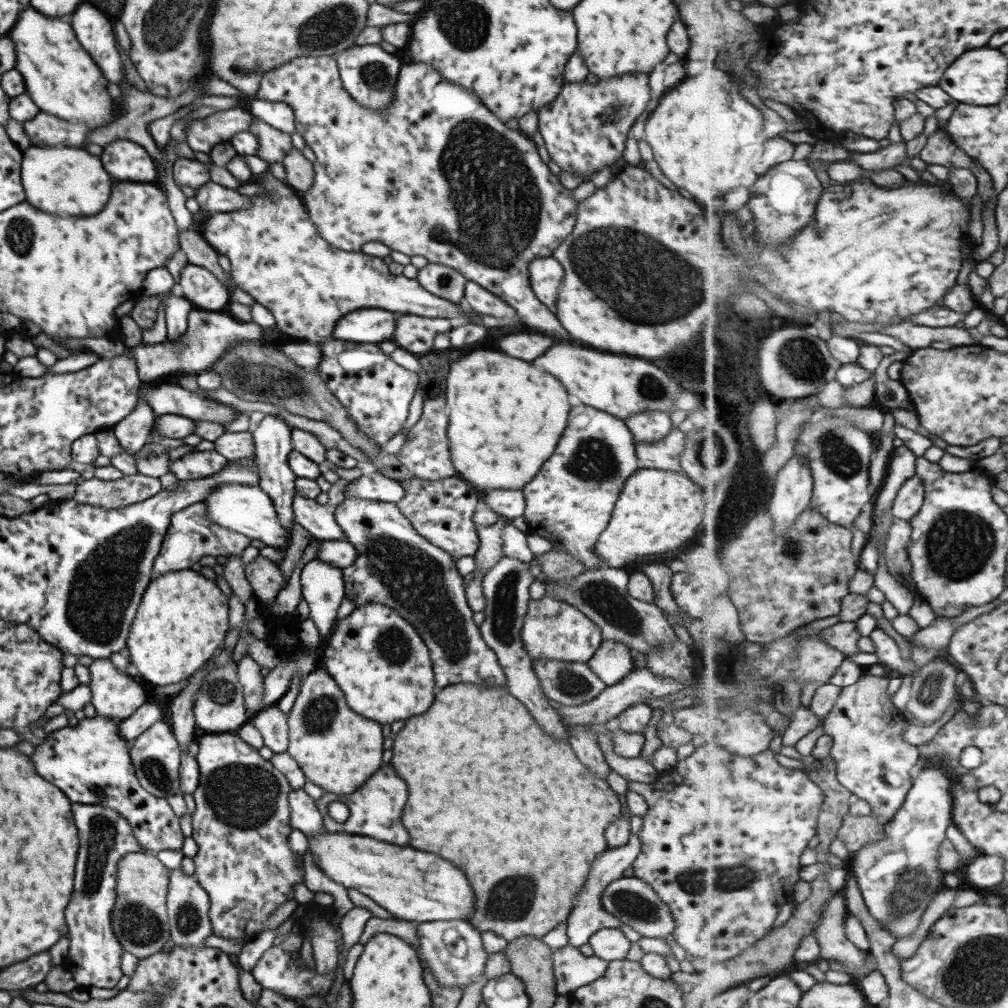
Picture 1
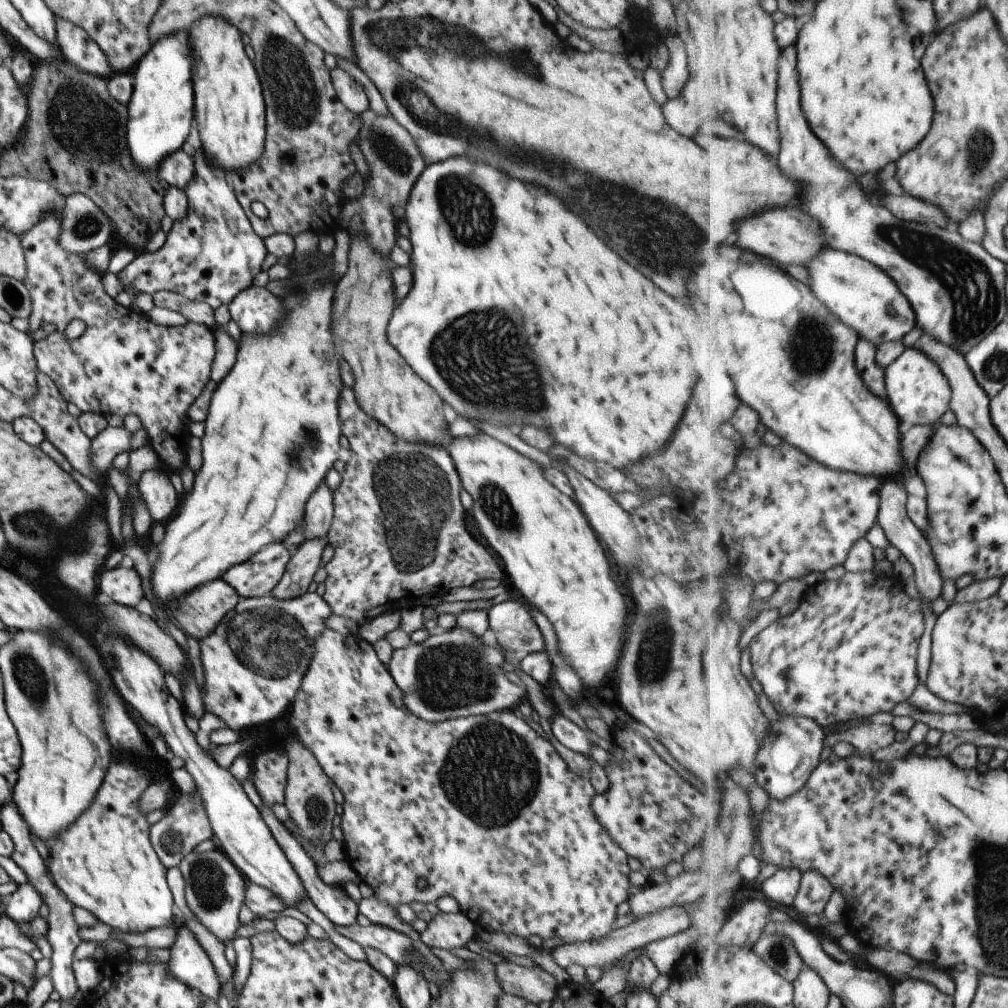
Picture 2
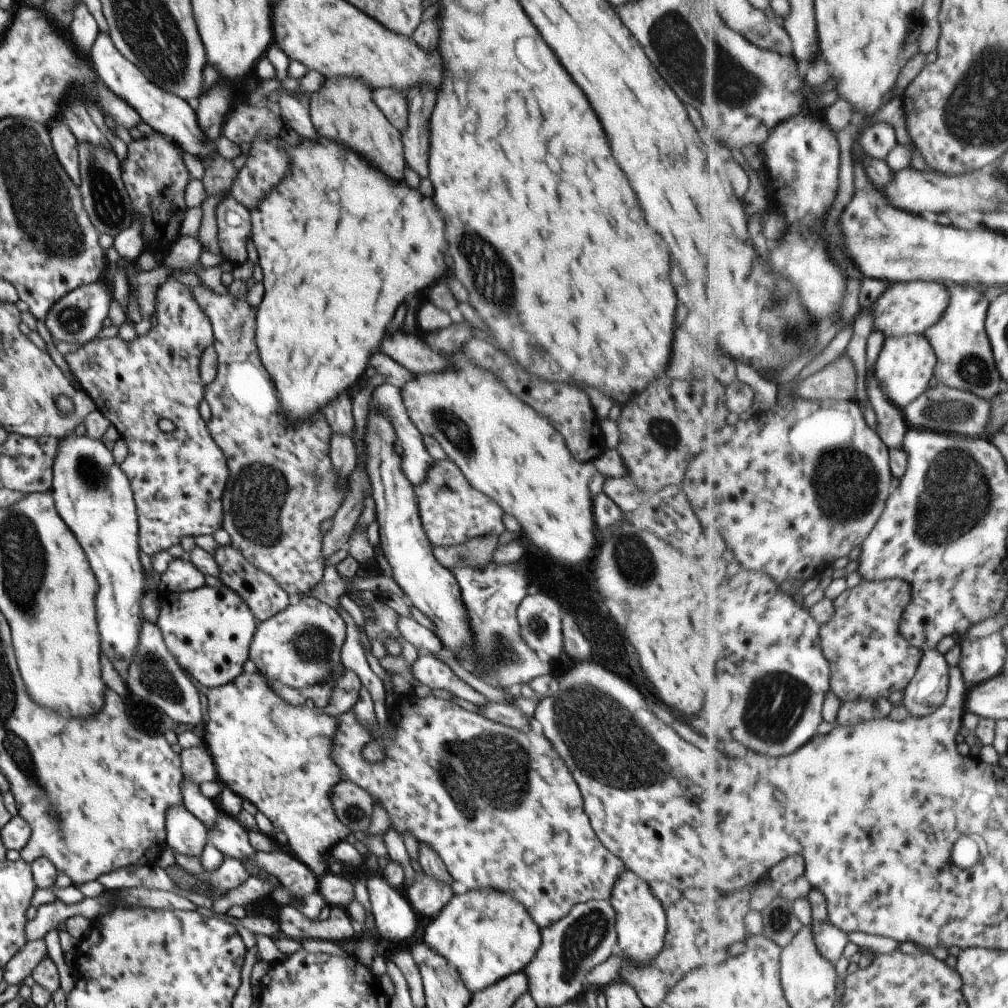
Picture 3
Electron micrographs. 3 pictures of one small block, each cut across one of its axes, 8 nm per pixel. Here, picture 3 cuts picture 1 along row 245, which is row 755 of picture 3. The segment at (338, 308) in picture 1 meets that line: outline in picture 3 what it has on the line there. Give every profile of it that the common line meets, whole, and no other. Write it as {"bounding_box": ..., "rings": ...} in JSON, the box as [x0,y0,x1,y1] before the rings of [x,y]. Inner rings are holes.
{"bounding_box":[202,673,351,878],"rings":[[[260,673],[244,674],[239,681],[209,689],[208,721],[204,726],[202,742],[212,758],[217,779],[242,800],[248,800],[274,825],[274,835],[283,832],[290,854],[302,862],[317,878],[329,872],[322,855],[351,834],[338,821],[331,799],[333,787],[342,780],[341,771],[331,758],[333,737],[337,733],[337,717],[330,717],[316,709],[312,702],[305,706],[282,701]]]}

